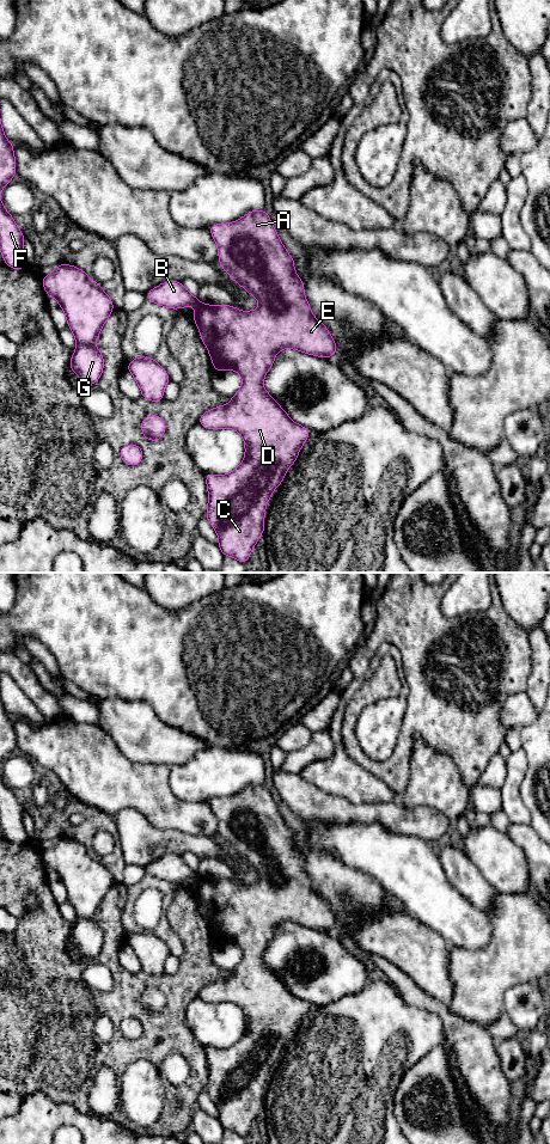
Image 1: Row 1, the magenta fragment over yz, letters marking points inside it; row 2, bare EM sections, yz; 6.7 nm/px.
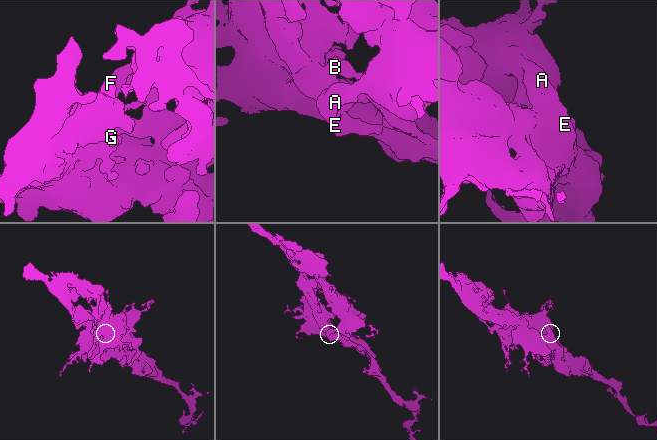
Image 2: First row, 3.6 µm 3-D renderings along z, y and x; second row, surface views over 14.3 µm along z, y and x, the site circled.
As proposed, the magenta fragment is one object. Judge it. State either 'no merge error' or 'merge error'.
no merge error

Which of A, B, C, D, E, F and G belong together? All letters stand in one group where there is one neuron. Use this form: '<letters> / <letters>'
A B C D E F G

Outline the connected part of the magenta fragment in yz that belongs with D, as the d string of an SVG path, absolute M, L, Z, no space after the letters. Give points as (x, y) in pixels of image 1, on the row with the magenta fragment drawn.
M264 209L249 212L231 224L212 225L208 230L218 245L219 264L233 281L258 299L258 310L242 312L231 305L204 305L178 281L154 287L146 298L166 308L192 305L196 310L192 320L210 355L214 372L238 371L243 379L231 402L203 412L198 424L207 429L234 429L244 439L245 457L234 471L204 476L208 487L206 516L219 536L218 546L224 556L245 564L258 537L264 533L265 506L311 433L292 421L264 390L263 379L275 361L275 354L282 349L292 348L324 359L338 350L326 326L312 314L302 279L295 274L293 257L282 245Z

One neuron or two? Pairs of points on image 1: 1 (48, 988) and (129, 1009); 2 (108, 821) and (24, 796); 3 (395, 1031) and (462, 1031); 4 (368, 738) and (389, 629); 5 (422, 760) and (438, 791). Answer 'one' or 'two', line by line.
1: one
2: one
3: two
4: two
5: one

